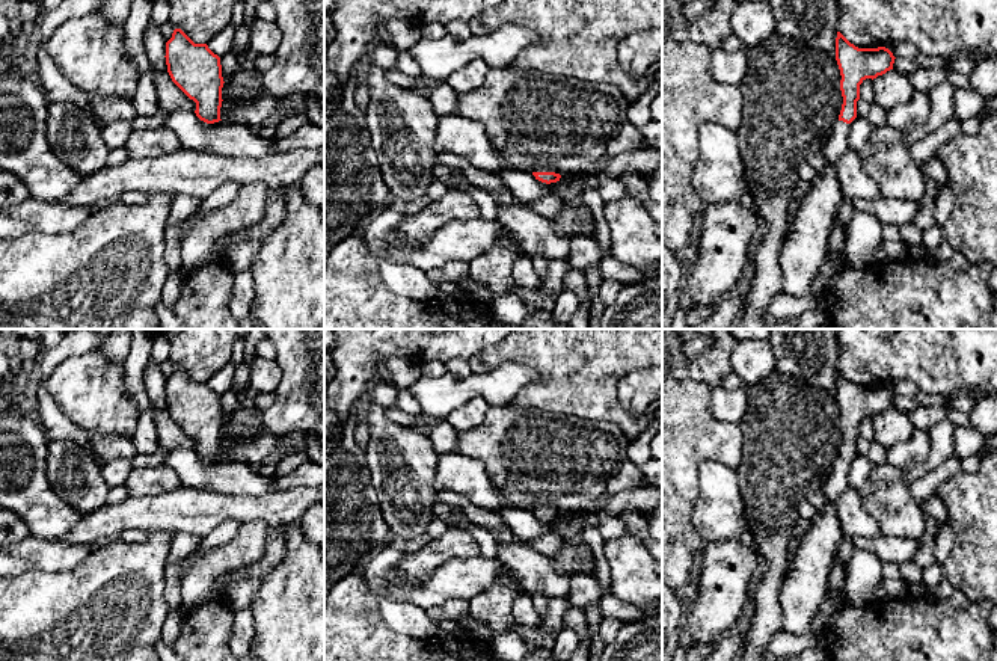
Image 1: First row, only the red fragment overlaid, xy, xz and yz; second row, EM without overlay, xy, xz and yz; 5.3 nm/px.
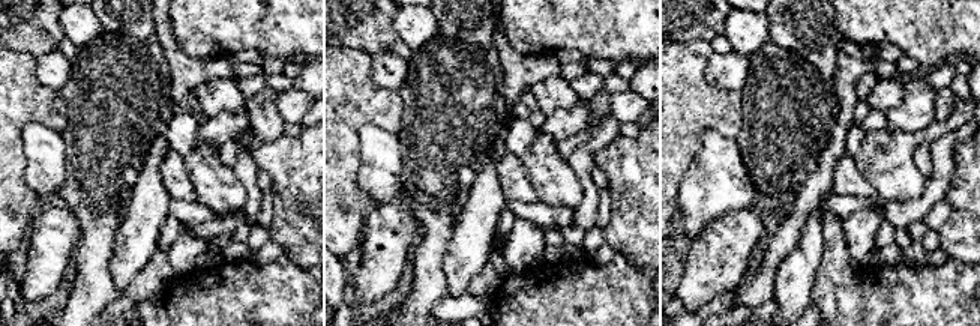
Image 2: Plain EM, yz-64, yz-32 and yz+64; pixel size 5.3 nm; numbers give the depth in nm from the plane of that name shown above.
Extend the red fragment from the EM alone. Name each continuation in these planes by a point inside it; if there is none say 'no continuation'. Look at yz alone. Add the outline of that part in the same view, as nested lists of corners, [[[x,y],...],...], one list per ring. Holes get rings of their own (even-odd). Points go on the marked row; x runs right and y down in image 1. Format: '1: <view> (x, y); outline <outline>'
1: yz (836, 147); outline [[[837,121],[834,125],[834,131],[827,142],[825,149],[822,151],[825,155],[825,161],[830,164],[836,164],[836,161],[849,149],[848,148],[848,130],[851,124],[843,121]]]

